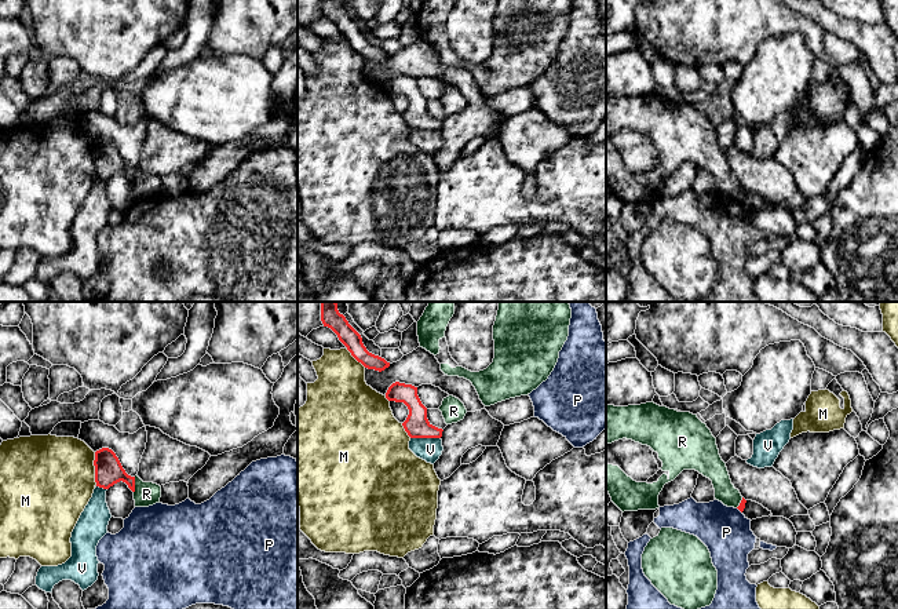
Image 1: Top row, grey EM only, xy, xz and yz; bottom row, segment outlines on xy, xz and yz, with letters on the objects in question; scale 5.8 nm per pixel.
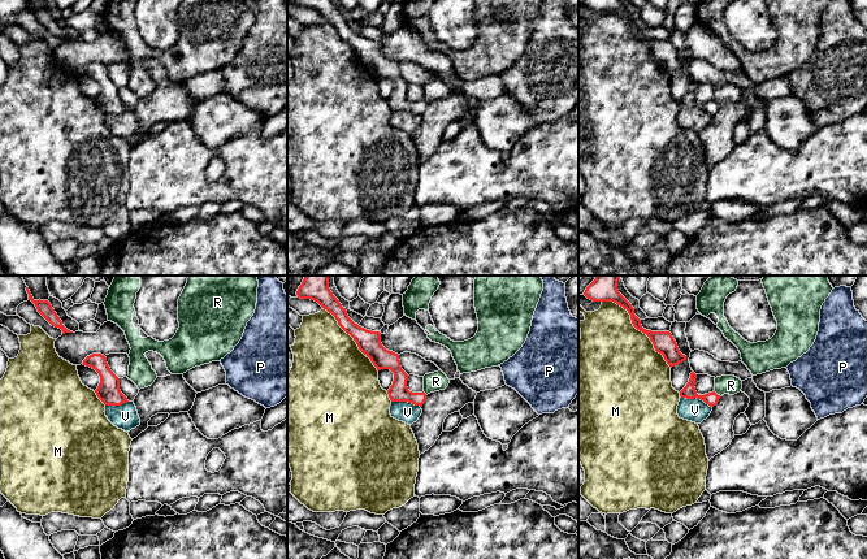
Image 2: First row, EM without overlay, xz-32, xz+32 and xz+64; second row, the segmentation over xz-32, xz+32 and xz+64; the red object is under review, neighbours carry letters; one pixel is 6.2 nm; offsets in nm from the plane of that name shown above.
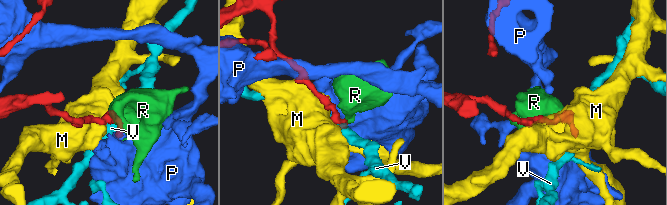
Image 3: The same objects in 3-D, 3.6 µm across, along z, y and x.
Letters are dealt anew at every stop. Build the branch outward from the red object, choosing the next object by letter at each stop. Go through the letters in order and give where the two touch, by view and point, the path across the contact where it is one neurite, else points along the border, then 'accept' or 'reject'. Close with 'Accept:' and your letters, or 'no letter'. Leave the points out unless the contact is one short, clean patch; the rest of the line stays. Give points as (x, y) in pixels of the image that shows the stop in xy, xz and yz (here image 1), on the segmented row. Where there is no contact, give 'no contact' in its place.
M: xy (95, 469) | reject
P: yz (738, 509) | along yz (737, 507), (741, 513) | reject
R: xy (134, 485) | along xy (135, 477), (134, 492) | reject
V: xz (426, 437) | reject
Accept: no letter

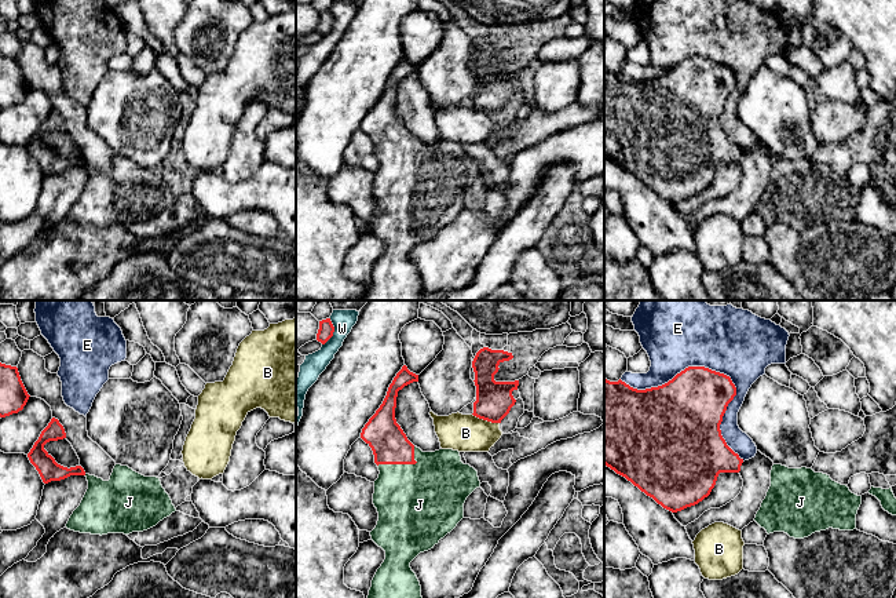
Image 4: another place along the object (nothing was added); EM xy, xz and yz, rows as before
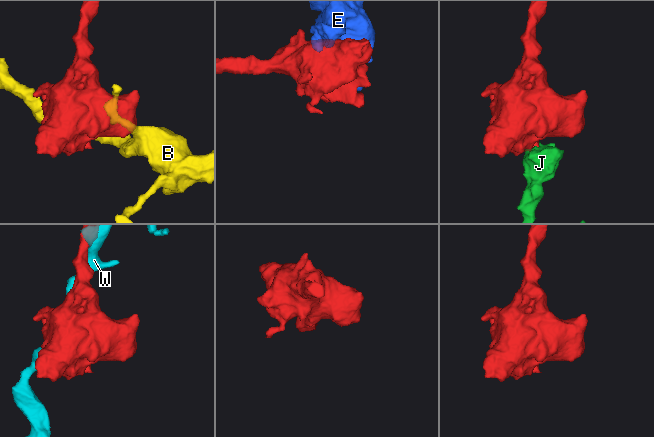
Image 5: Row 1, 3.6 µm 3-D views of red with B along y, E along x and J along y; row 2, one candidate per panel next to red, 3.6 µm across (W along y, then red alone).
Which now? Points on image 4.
B: xz (486, 419) | along xz (472, 414), (498, 423) | reject
E: yz (715, 371) | reject
J: xz (403, 463) | accept
W: xz (333, 331) | reject
Accept: J

